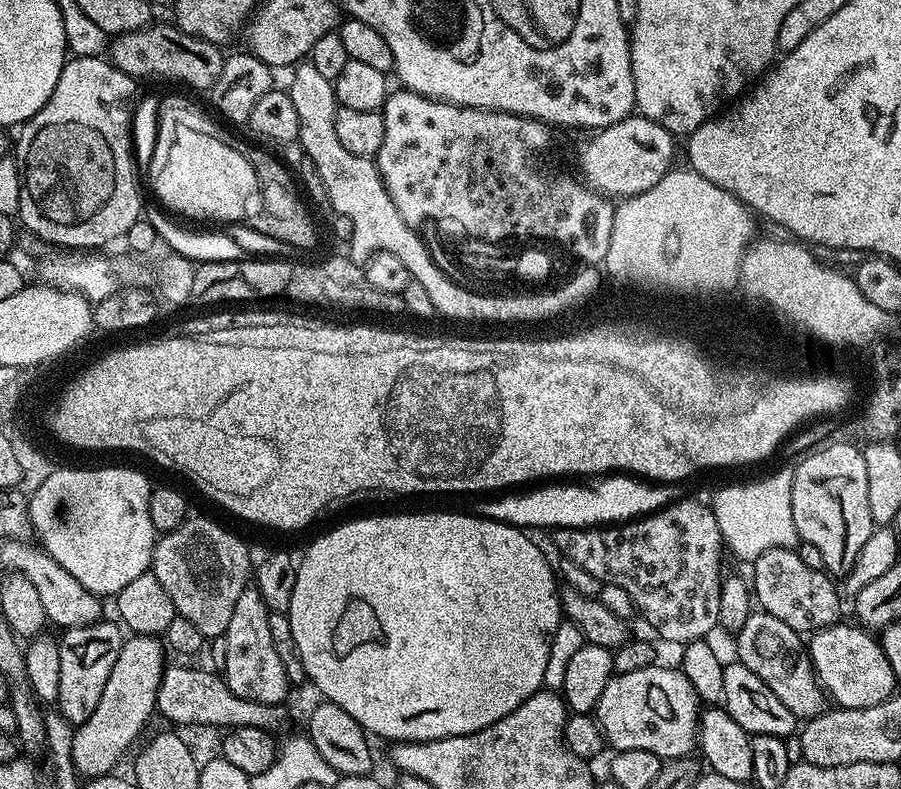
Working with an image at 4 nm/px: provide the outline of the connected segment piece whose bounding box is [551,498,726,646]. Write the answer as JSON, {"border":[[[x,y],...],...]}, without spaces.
{"border":[[[681,498],[668,507],[641,516],[639,519],[629,520],[628,523],[615,523],[611,526],[589,528],[557,528],[551,533],[551,536],[553,542],[556,543],[557,550],[561,552],[559,555],[563,559],[573,560],[578,566],[582,566],[582,570],[586,570],[586,574],[594,574],[594,578],[600,581],[601,585],[622,586],[622,590],[626,590],[626,594],[630,594],[635,611],[644,615],[645,622],[662,639],[669,640],[670,643],[677,644],[677,646],[683,646],[689,644],[691,640],[703,640],[711,637],[711,632],[717,631],[720,622],[720,585],[722,583],[720,563],[724,560],[724,554],[726,555],[726,545],[723,535],[720,533],[718,522],[715,520],[715,515],[707,503],[699,504],[696,500]]]}

